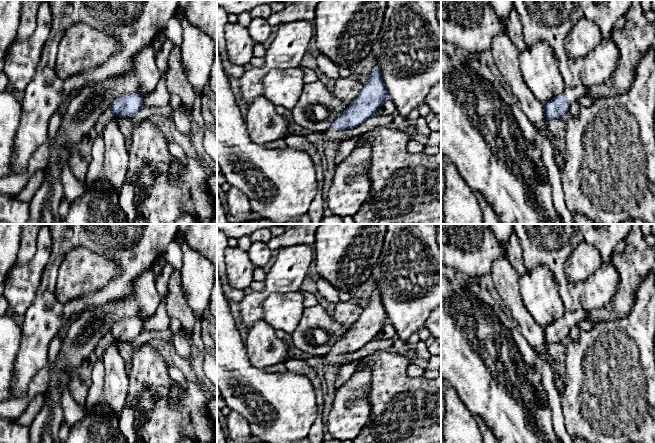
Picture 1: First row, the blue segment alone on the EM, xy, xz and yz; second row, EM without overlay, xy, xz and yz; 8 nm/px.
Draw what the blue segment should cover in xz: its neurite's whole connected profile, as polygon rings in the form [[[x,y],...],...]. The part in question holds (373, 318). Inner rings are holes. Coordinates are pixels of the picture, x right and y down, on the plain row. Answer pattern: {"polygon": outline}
{"polygon": [[[376,289],[356,322],[338,339],[331,351],[323,356],[323,362],[340,368],[346,365],[349,356],[375,339],[388,322],[381,294]]]}

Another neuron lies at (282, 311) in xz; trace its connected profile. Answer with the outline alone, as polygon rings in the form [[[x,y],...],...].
[[[300,291],[271,293],[263,301],[263,320],[274,330],[291,334],[301,319],[303,303]]]

